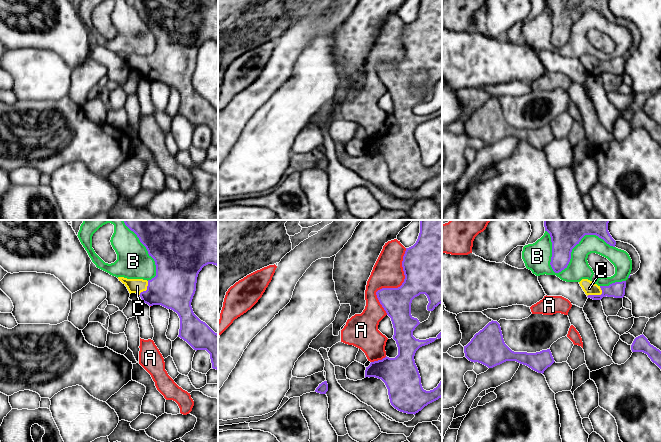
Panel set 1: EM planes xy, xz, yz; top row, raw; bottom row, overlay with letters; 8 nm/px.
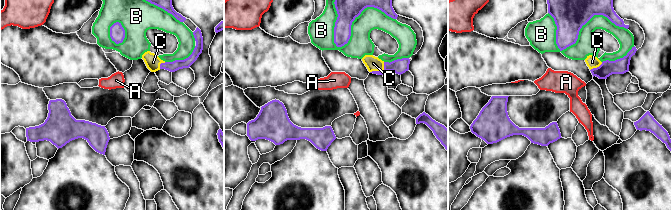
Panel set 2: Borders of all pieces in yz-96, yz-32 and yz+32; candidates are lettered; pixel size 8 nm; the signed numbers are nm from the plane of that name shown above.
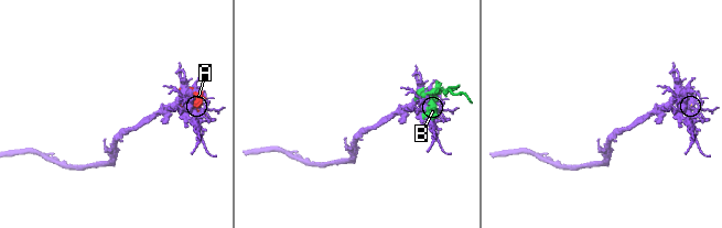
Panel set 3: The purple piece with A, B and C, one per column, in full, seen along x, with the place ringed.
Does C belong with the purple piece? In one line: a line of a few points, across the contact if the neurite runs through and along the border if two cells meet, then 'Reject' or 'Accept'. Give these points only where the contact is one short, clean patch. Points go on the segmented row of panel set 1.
Accept

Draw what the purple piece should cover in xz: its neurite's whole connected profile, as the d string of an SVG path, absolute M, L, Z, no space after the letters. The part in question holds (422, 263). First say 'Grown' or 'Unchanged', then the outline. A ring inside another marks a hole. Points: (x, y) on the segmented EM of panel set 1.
Unchanged. M420 220L418 239L413 246L406 248L402 267L405 279L400 287L382 288L376 292L380 304L391 318L394 328L393 339L398 347L398 355L395 358L386 356L382 360L371 362L366 367L365 378L381 379L388 389L391 405L400 412L415 415L425 406L442 397L442 380L433 390L423 389L414 360L416 351L420 347L434 342L437 338L442 338L442 332L436 338L416 339L413 336L413 331L420 322L411 315L412 300L420 294L425 294L428 298L428 311L433 311L442 303L442 220Z

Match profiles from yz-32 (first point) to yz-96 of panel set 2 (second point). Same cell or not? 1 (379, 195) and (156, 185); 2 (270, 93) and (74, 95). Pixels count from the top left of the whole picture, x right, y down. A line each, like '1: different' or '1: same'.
1: different
2: same

